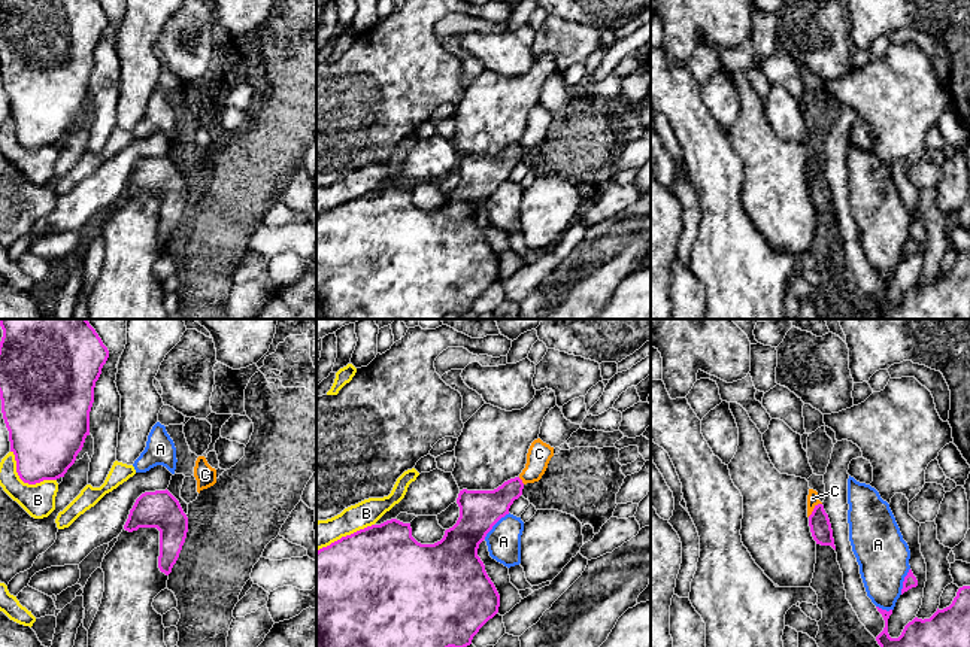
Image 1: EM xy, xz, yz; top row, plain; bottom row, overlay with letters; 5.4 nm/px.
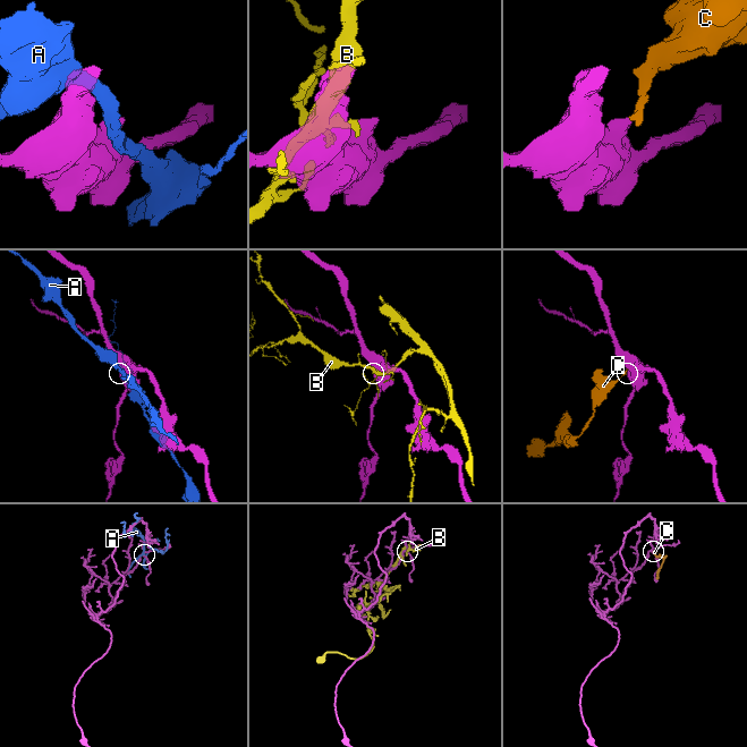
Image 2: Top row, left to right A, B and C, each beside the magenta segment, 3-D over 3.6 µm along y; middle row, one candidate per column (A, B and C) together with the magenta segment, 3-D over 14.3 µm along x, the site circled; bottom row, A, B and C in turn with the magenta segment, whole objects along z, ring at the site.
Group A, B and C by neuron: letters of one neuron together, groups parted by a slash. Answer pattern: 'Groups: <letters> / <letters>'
Groups: A / B / C

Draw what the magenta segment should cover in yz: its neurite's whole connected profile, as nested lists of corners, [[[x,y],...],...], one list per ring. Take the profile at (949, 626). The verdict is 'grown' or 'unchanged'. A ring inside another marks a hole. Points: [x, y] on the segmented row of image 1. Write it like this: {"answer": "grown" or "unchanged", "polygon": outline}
{"answer": "unchanged", "polygon": [[[970,586],[958,589],[952,604],[930,619],[915,617],[898,638],[888,634],[892,610],[876,607],[885,620],[883,631],[876,637],[880,647],[970,647]]]}

